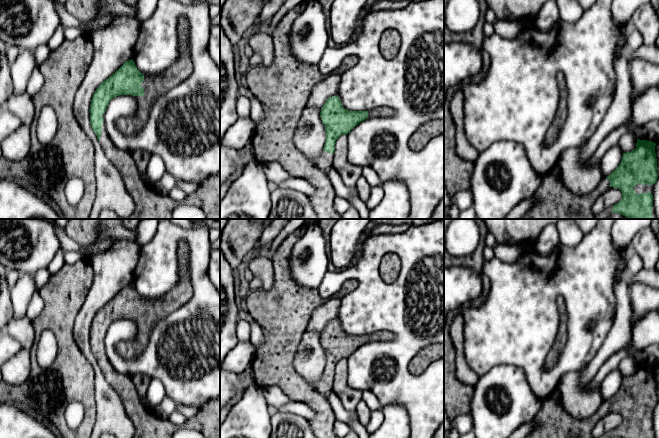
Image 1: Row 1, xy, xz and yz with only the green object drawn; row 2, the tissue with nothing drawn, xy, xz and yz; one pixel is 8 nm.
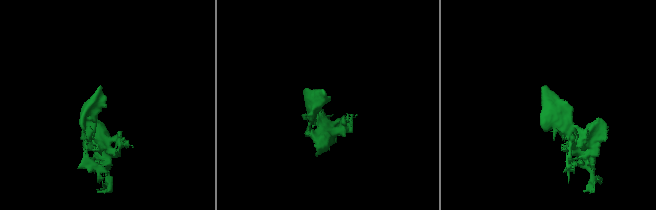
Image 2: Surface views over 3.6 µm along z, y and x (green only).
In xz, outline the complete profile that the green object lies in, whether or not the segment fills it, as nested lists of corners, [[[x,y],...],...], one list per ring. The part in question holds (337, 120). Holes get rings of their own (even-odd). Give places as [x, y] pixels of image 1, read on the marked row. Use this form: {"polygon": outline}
{"polygon": [[[305,0],[289,10],[272,32],[274,47],[272,64],[250,67],[245,74],[247,86],[262,103],[264,109],[264,118],[255,126],[250,145],[258,163],[278,162],[292,177],[305,179],[315,188],[314,194],[308,197],[318,219],[342,219],[341,214],[335,209],[335,189],[327,175],[327,172],[332,168],[336,140],[341,135],[347,135],[355,126],[369,117],[390,117],[395,114],[395,111],[386,106],[368,111],[349,111],[342,106],[338,96],[329,97],[320,112],[326,133],[323,151],[312,162],[297,149],[294,143],[297,123],[307,105],[313,87],[325,77],[320,72],[318,65],[298,62],[290,50],[289,34],[293,22],[306,6],[307,1]]]}

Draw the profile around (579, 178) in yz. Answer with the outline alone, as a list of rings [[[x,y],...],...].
[[[582,146],[564,150],[558,160],[562,169],[562,180],[566,187],[577,196],[592,192],[602,179],[600,162],[593,167],[588,166],[588,160],[584,163],[580,162]]]

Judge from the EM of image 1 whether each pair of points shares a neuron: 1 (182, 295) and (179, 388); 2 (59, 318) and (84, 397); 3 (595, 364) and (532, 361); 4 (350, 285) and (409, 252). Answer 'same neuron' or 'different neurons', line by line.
1: different neurons
2: same neuron
3: different neurons
4: different neurons

